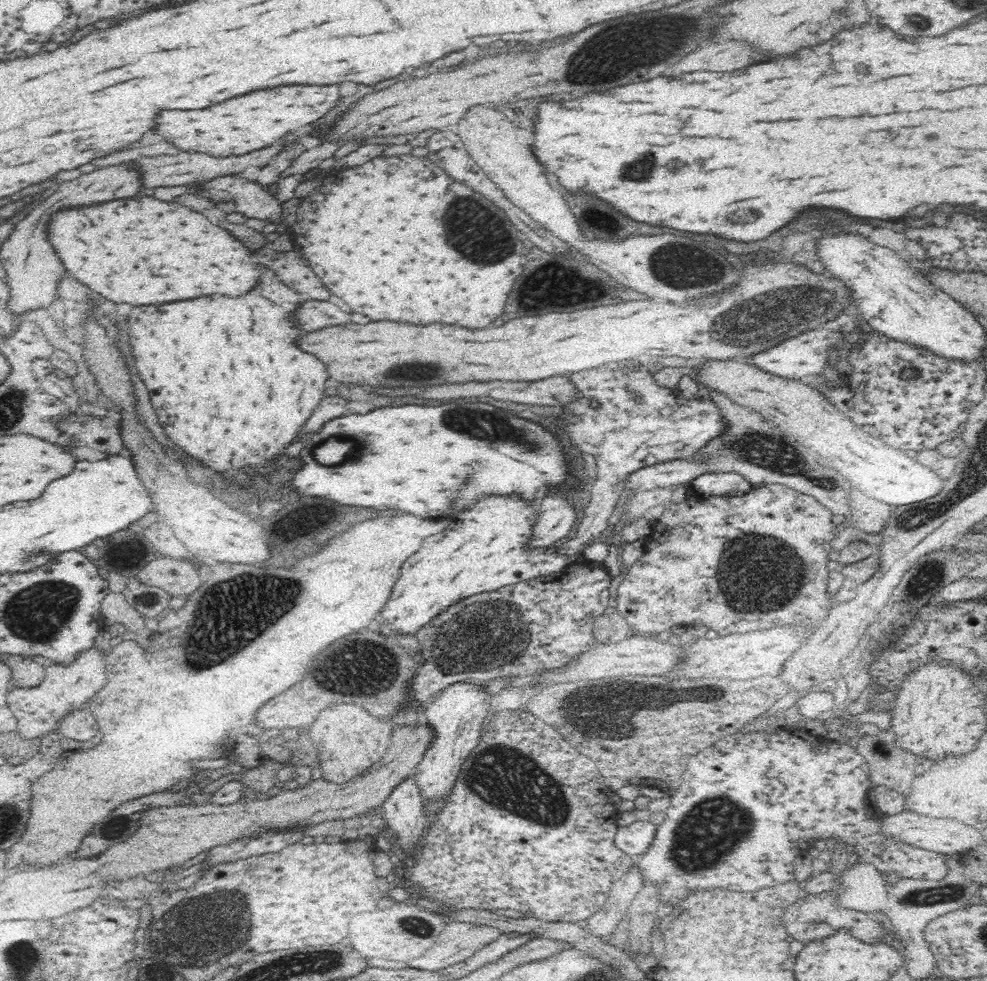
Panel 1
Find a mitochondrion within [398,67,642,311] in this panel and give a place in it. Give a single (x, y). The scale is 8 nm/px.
(478, 241)

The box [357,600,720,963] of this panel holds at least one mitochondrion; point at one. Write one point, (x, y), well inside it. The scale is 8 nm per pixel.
(503, 778)

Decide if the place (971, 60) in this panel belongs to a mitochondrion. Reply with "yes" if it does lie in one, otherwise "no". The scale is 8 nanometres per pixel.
no

